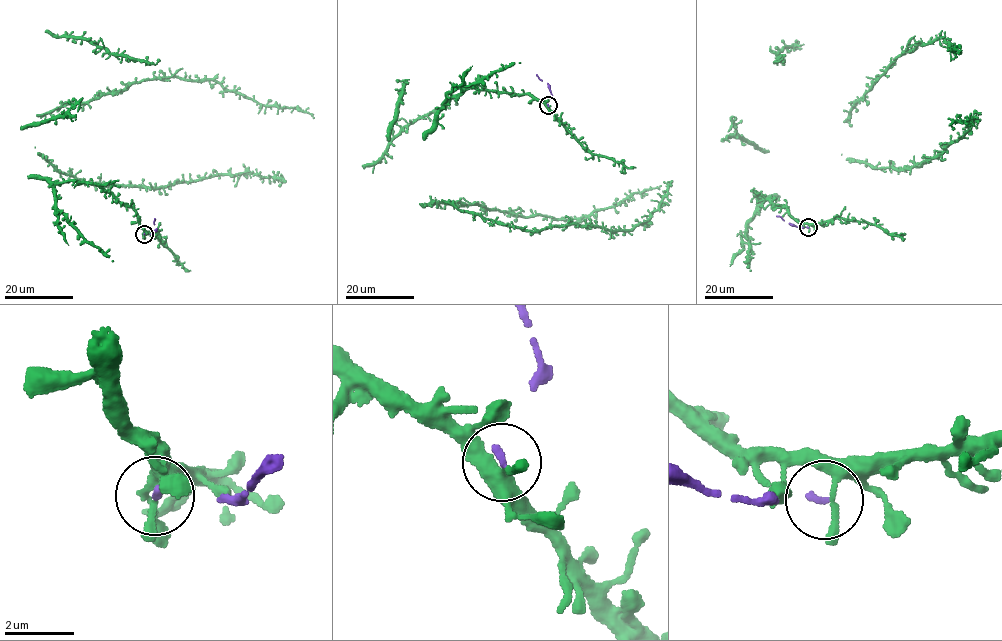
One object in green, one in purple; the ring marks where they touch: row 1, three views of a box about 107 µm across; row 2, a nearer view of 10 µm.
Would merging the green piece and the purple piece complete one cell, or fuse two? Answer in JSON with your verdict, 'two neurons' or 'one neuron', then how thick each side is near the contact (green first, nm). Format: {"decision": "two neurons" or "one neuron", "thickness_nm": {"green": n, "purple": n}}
{"decision": "two neurons", "thickness_nm": {"green": 180, "purple": 140}}

